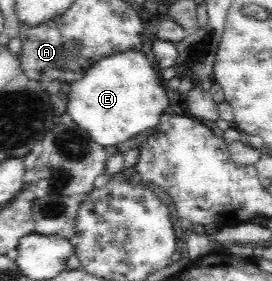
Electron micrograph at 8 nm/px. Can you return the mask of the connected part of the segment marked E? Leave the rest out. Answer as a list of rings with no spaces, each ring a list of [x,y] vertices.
[[[123,51],[99,59],[83,76],[70,84],[67,95],[66,119],[89,132],[93,141],[101,146],[113,146],[125,142],[159,122],[159,116],[169,104],[166,87],[159,71],[142,51]]]

